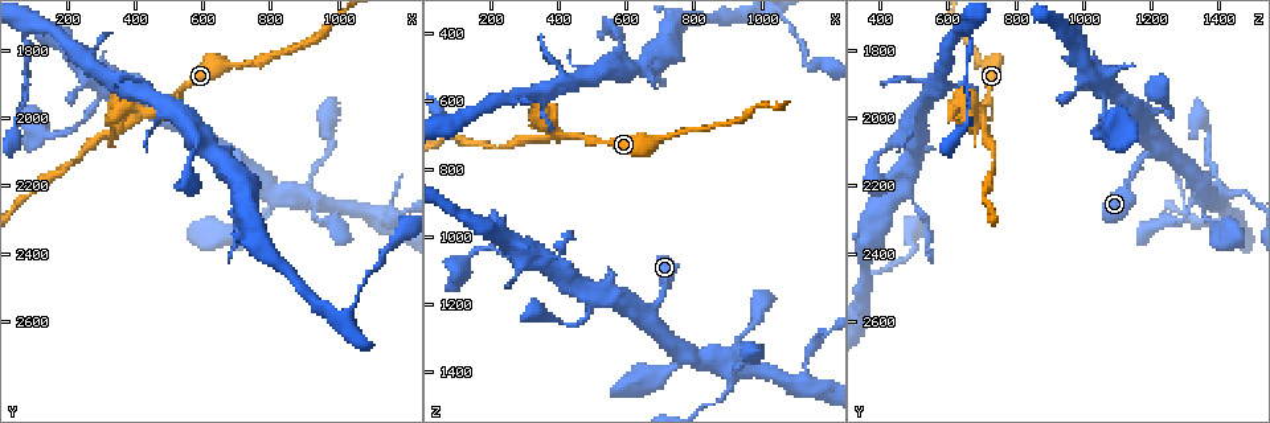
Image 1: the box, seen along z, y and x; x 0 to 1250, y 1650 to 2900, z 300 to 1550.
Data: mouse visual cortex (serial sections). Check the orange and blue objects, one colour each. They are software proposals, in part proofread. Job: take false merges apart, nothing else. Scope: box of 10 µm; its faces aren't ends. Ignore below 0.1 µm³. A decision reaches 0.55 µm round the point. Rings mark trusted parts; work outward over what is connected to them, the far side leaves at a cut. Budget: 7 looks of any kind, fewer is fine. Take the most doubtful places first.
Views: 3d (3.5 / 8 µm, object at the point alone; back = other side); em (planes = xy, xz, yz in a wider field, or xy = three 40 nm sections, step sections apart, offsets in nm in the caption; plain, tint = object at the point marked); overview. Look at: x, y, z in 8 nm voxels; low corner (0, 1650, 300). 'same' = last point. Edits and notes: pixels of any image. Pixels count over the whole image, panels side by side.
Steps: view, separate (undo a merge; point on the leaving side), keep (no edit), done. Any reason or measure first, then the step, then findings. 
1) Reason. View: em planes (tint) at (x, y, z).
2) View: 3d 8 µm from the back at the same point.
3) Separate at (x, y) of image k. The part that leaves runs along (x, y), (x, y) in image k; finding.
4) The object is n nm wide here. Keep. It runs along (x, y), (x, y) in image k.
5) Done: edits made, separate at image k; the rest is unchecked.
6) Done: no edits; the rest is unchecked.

Arms run side by side. View: 3d 3.5 µm at (430, 1980, 700).

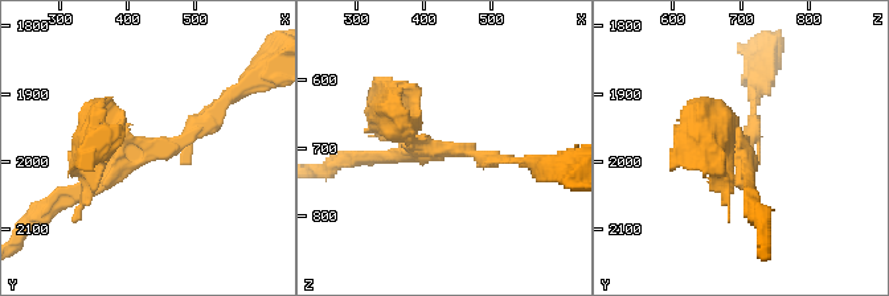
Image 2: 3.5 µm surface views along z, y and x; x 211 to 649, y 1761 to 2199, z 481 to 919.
3 arms meet here; the arms are 150, 150, 250 nm wide. View: em xy step 2 (plain) at (430, 1985, 710).

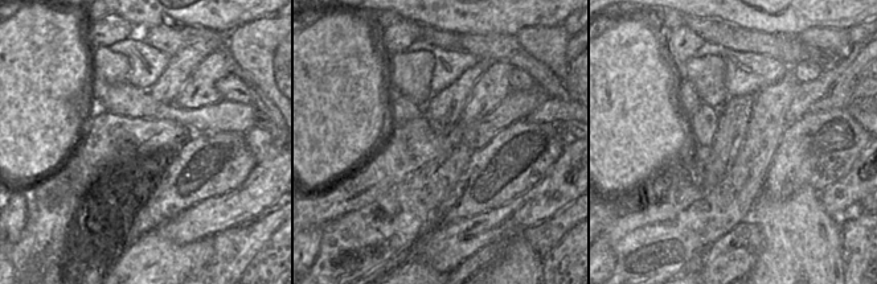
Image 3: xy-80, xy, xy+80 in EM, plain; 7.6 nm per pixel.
View: em xy step 2 (tint) at the same point.

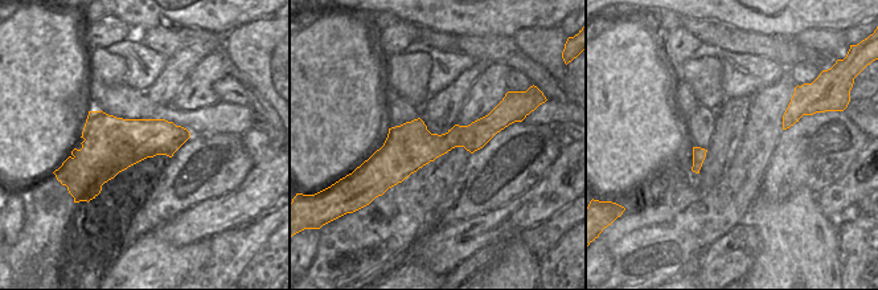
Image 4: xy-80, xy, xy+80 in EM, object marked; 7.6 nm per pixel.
Separate at (719, 152) of image 2. A second cell is stuck on.

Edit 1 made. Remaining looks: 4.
Small branch off a trunk. View: em xy step 5 (tint) at (930, 2250, 1390).

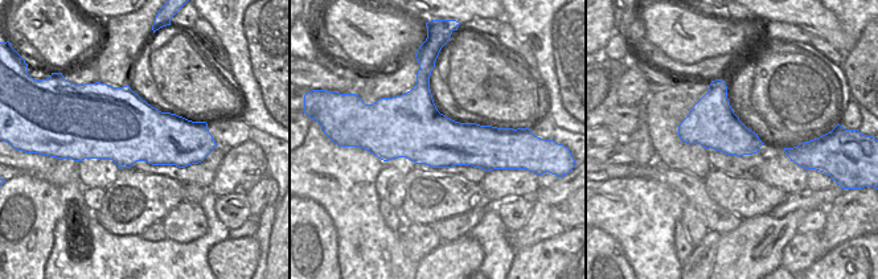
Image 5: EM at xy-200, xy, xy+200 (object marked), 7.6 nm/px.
View: 3d 3.5 µm from the back at the same point.

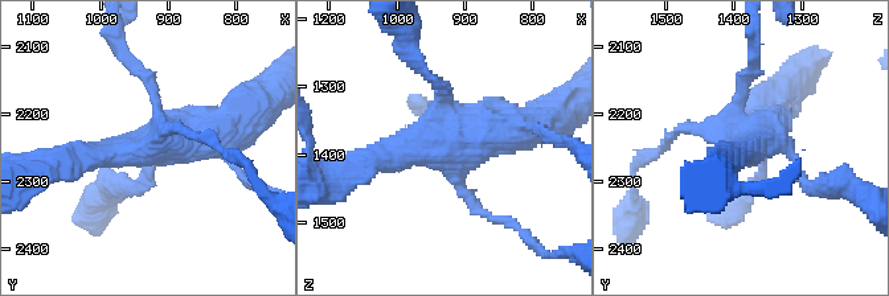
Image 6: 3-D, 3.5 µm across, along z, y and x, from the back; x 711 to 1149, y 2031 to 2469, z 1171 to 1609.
Keep. It runs along (252, 109), (203, 138), (89, 157) in image 6; one cell here.

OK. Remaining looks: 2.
Done: edits made, separate at image 2; the rest is unchecked.

